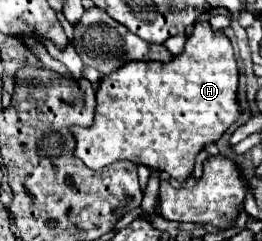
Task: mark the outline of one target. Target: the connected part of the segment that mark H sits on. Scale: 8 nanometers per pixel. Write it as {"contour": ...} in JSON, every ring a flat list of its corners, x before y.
{"contour":[[198,22,194,32,186,38,184,52,172,56,170,62,130,61,110,76,100,80,96,90,96,114,88,128,72,126,70,132,76,140,74,154,92,170,100,170,116,160,130,160,148,168,168,172,174,180,184,182,192,168,196,154,208,142,216,142,230,124,238,118,240,108,236,106,238,92,238,64,230,38,222,30,212,30,208,22]]}

